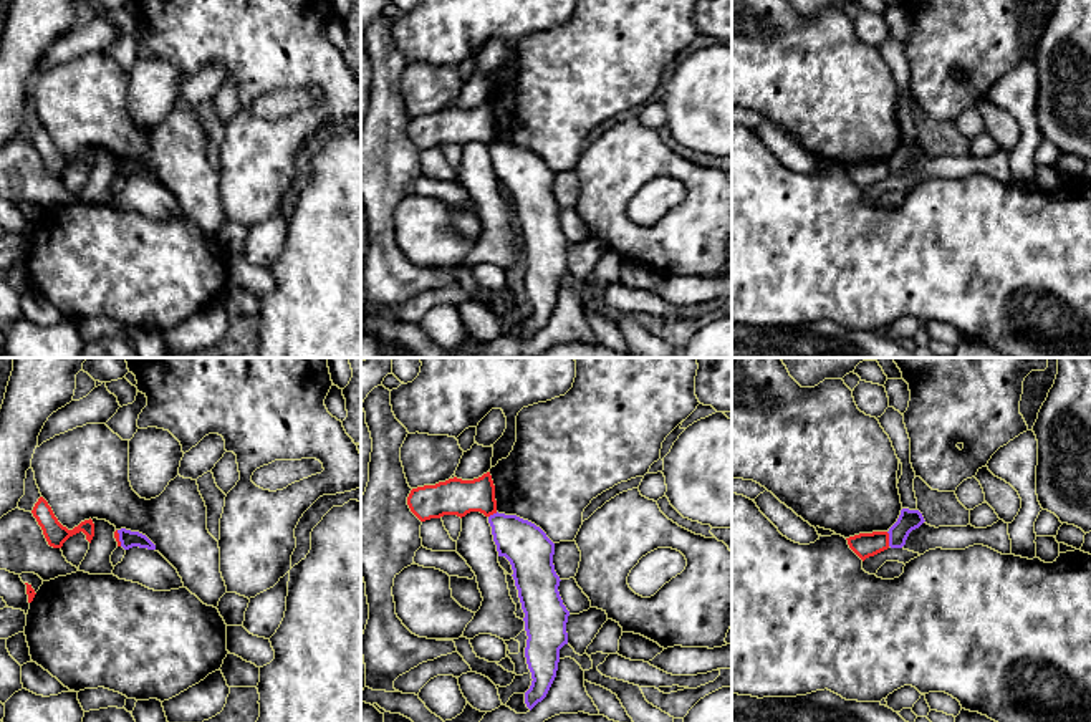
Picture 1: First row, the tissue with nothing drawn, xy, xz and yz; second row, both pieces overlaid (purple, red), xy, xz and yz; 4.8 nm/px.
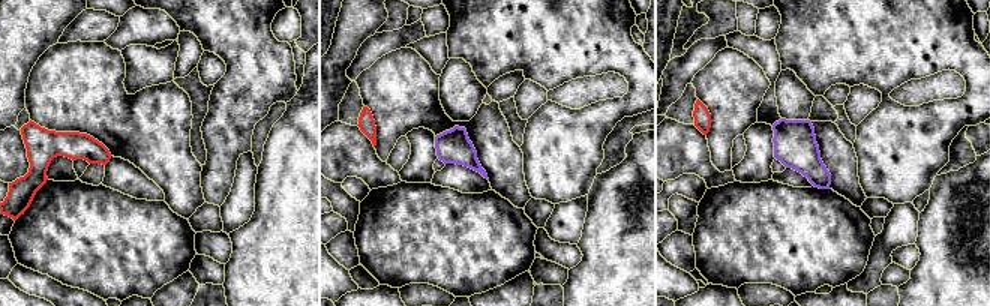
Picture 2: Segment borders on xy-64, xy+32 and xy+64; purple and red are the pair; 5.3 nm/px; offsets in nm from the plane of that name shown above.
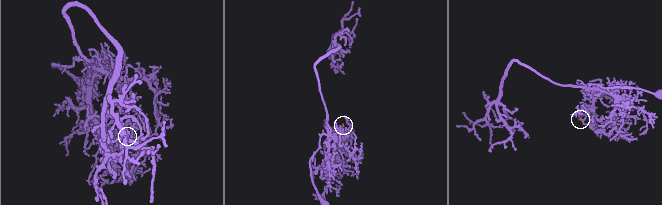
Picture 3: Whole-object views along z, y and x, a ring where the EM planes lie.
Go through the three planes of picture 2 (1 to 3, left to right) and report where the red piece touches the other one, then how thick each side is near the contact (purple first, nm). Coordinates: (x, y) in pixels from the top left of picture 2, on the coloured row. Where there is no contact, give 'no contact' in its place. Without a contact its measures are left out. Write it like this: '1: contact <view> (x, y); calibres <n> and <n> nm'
1: no contact
2: no contact
3: no contact

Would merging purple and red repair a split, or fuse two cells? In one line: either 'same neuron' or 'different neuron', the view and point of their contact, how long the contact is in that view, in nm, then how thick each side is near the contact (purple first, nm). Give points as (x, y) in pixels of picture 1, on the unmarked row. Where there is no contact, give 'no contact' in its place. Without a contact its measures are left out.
different neuron | yz (889, 168) | 70 nm | 100/120 nm

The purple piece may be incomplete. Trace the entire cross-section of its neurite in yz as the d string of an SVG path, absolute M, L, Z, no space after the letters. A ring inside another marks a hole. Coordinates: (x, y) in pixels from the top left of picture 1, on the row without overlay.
M902 137L897 151L889 157L889 176L902 177L909 162L924 152L924 146L919 139Z

